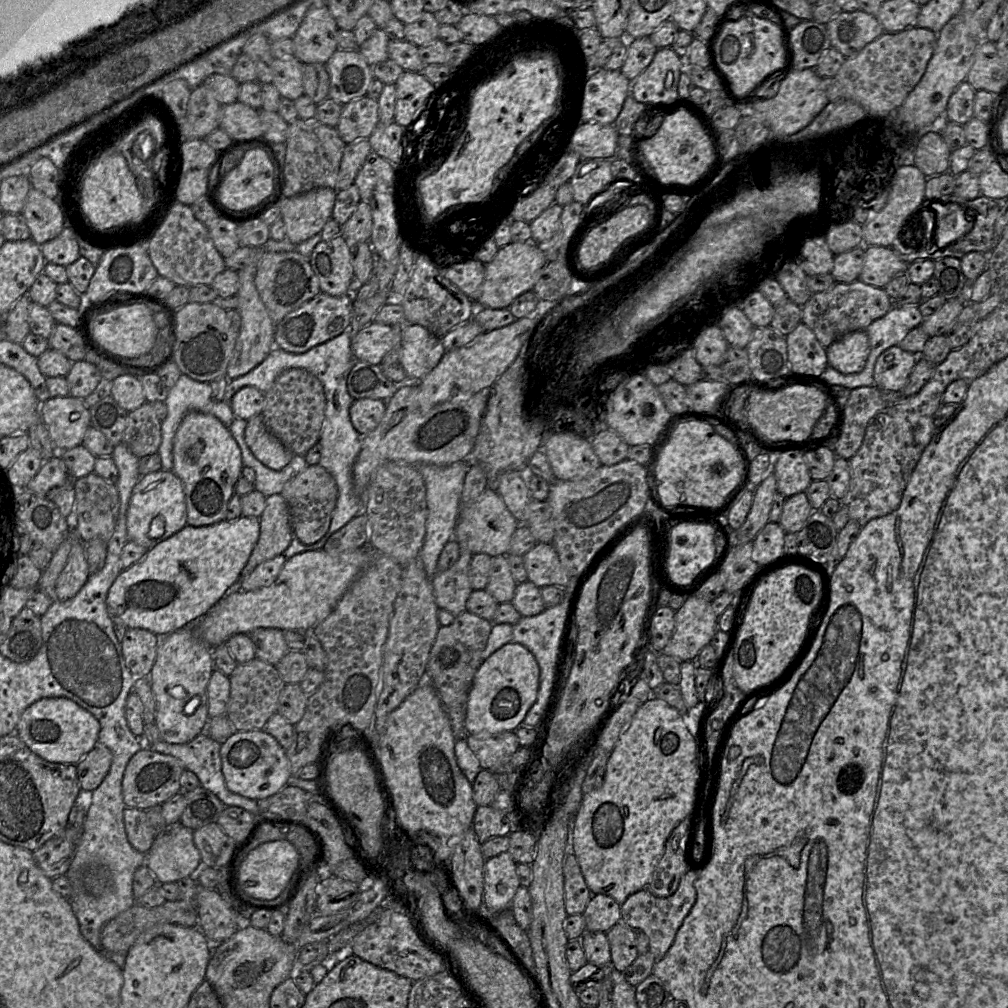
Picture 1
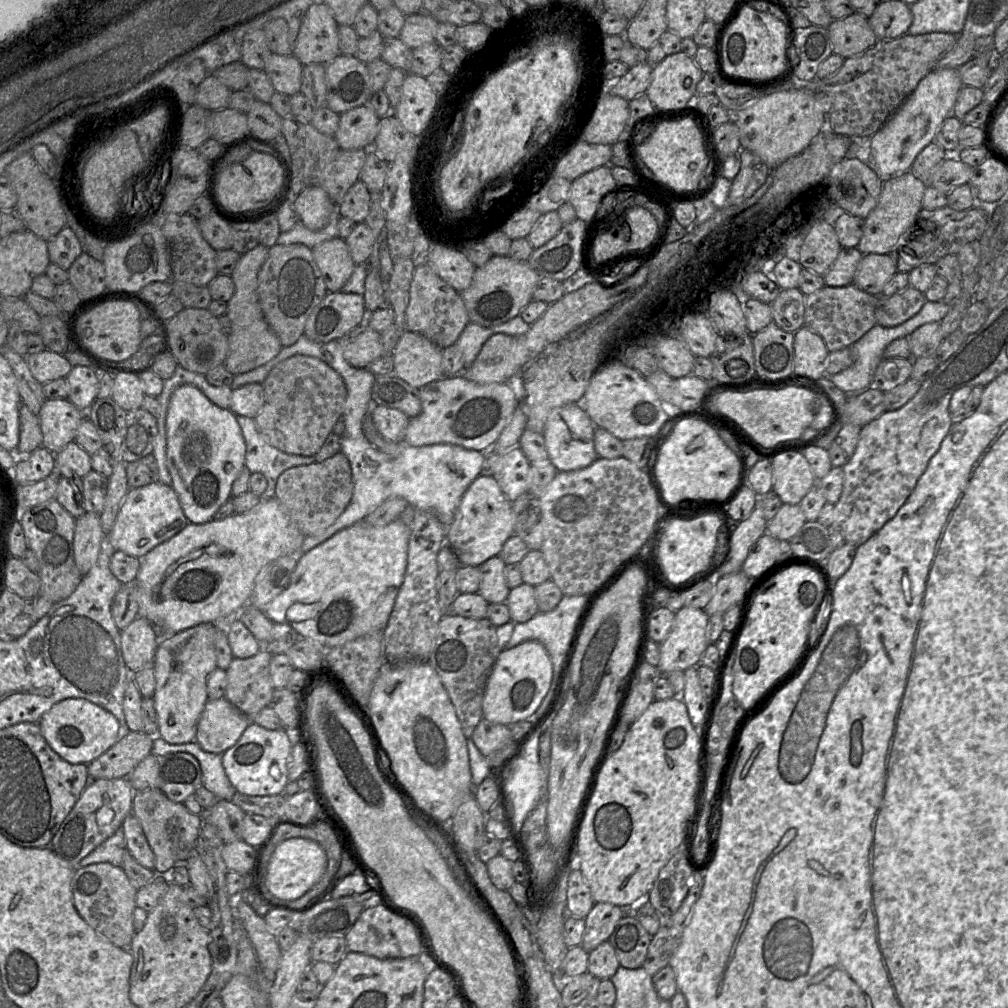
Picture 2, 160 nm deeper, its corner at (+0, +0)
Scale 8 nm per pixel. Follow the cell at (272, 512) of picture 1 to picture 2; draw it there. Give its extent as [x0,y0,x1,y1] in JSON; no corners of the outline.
[153,622,217,744]

